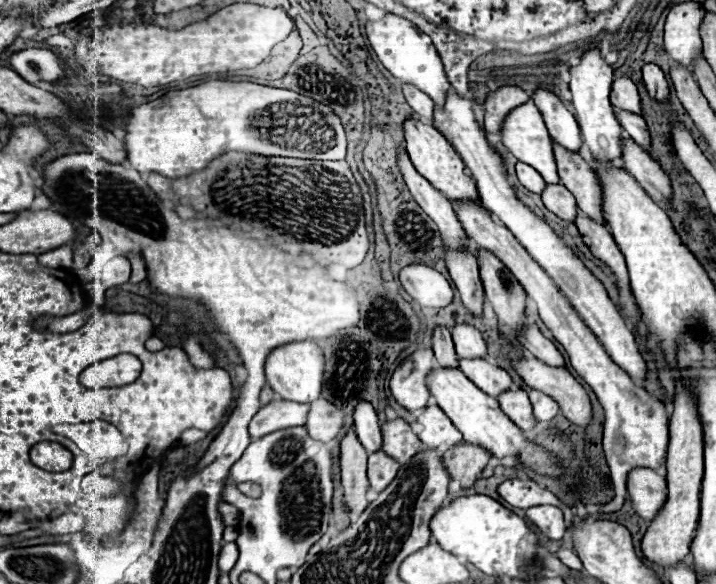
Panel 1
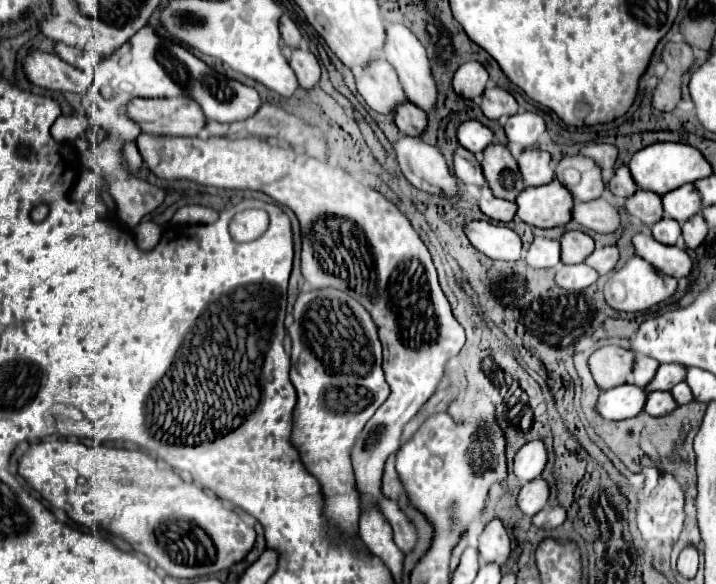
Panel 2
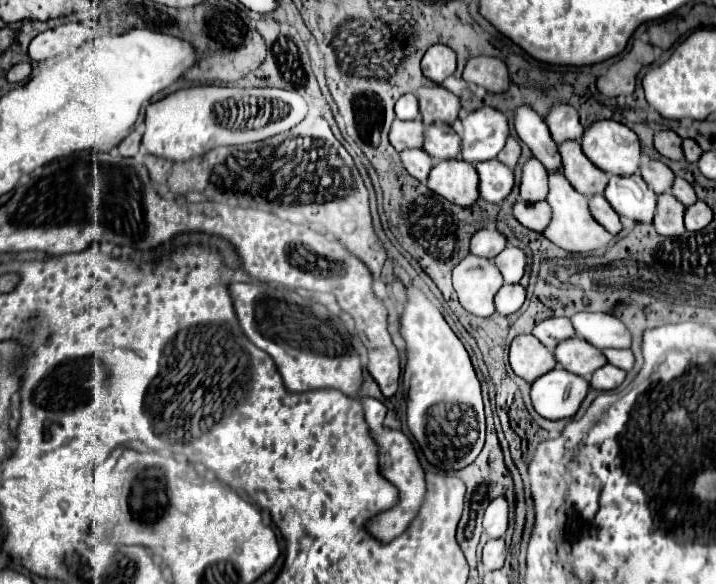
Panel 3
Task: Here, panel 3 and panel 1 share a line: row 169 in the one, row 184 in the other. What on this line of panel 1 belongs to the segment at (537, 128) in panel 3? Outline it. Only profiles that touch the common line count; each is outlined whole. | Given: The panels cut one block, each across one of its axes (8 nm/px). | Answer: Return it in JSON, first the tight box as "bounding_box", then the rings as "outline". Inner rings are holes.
{"bounding_box":[542,184,578,222],"outline":[[[546,184],[542,192],[542,202],[550,212],[560,216],[562,220],[574,222],[578,206],[576,206],[574,196],[562,184]]]}

